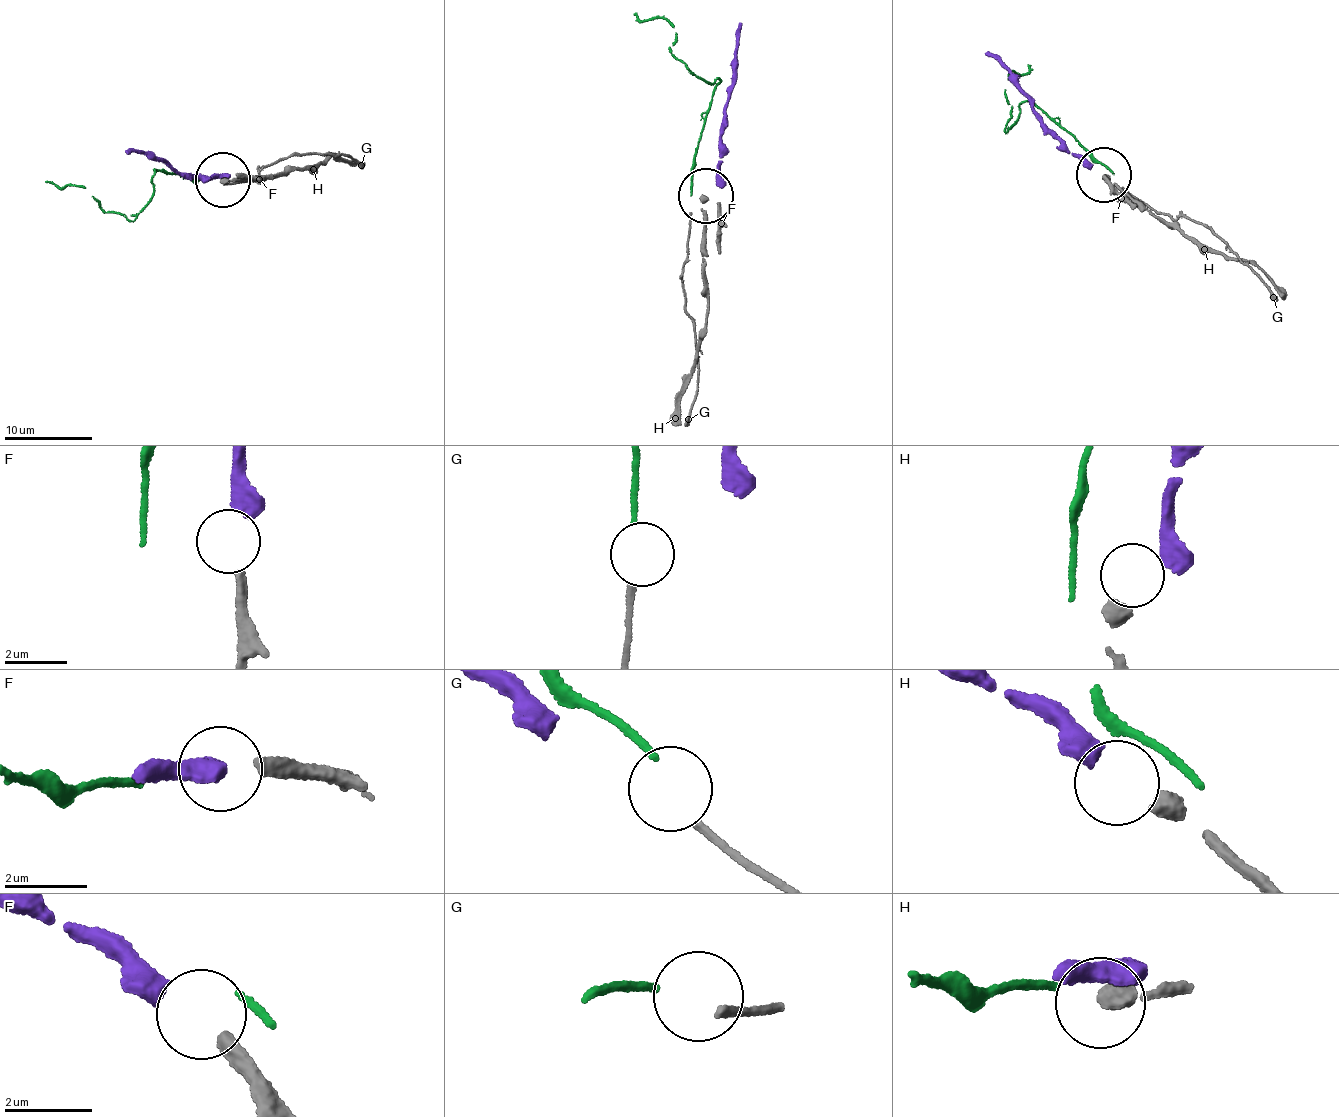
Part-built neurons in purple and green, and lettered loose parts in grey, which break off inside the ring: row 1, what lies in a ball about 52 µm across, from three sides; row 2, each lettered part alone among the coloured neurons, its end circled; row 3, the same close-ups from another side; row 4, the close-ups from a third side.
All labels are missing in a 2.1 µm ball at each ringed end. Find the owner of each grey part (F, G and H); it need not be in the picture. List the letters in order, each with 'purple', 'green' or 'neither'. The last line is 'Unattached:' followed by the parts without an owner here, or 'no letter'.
F: purple
G: green
H: neither
Unattached: H

